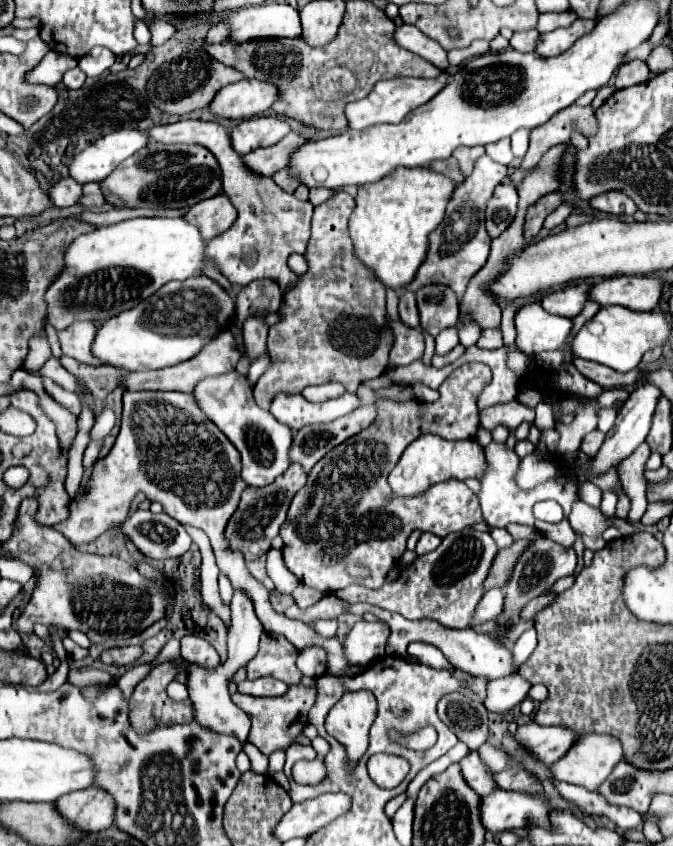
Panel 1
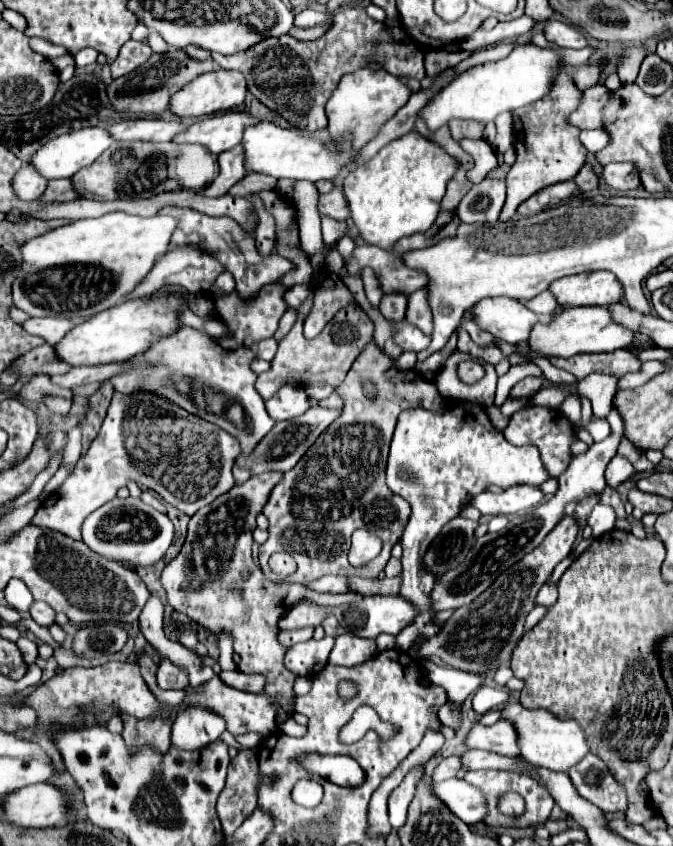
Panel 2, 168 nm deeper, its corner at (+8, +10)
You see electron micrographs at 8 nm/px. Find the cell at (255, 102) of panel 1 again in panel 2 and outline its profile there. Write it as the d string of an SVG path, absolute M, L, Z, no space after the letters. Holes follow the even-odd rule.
M218 69L218 71L204 73L204 75L196 77L196 81L184 85L184 89L180 89L180 93L176 93L176 97L172 97L170 111L174 111L180 117L200 117L200 115L212 115L218 111L230 111L244 103L246 93L248 93L248 83L240 71Z

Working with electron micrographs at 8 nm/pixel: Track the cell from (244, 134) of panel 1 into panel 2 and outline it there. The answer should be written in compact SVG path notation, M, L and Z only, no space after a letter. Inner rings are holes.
M228 111L214 117L204 117L188 127L188 133L174 137L176 143L200 143L214 155L232 149L244 137L246 127L258 125L262 119L246 111Z

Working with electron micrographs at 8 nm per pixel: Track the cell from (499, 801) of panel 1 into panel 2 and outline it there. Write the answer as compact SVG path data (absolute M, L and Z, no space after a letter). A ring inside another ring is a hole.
M460 777L434 783L434 793L448 805L452 813L456 813L468 825L482 823L488 815L484 793Z

